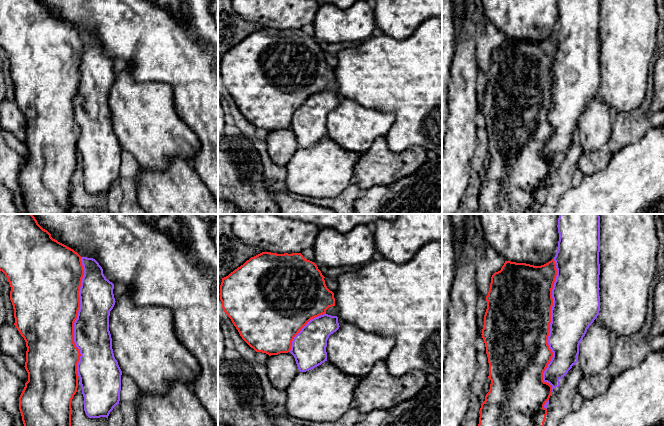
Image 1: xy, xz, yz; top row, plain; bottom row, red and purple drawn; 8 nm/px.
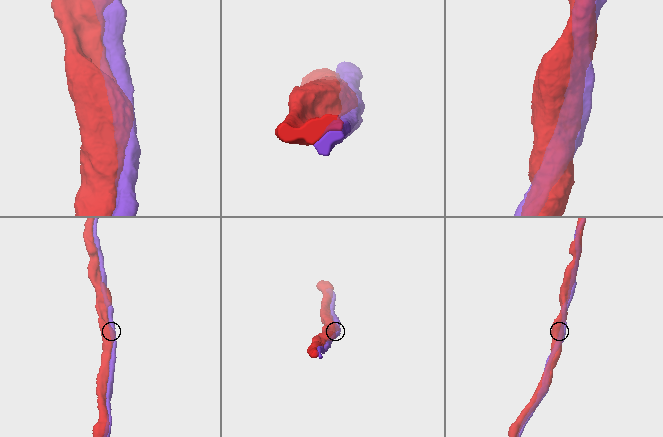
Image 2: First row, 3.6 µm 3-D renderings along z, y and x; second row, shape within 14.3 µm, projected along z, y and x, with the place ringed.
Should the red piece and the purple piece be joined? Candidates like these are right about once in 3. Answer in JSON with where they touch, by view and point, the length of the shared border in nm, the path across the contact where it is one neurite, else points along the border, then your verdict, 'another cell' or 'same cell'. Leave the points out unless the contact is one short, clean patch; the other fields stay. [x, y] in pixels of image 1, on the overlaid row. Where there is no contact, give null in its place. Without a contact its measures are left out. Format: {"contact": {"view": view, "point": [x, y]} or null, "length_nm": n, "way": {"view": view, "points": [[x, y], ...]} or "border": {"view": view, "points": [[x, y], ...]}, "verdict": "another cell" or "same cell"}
{"contact": {"view": "yz", "point": [549, 326]}, "length_nm": 1050, "verdict": "same cell"}

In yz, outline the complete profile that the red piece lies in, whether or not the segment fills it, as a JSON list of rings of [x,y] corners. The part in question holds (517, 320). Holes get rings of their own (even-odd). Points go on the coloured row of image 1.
[[[559,214],[557,227],[559,233],[558,247],[556,255],[551,261],[541,266],[505,261],[501,270],[495,272],[491,277],[489,292],[486,296],[487,309],[481,334],[486,347],[489,363],[488,378],[491,380],[491,384],[489,392],[485,396],[485,401],[481,404],[478,426],[544,426],[549,398],[553,389],[560,386],[559,380],[578,362],[580,342],[589,326],[599,315],[600,216],[599,214]]]

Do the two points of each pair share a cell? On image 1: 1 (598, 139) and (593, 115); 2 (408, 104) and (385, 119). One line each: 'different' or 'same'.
1: same
2: different

